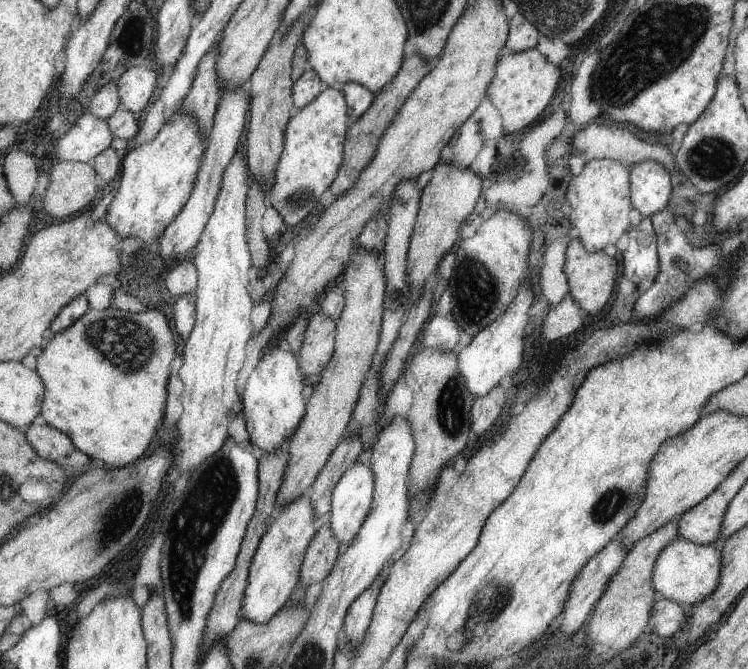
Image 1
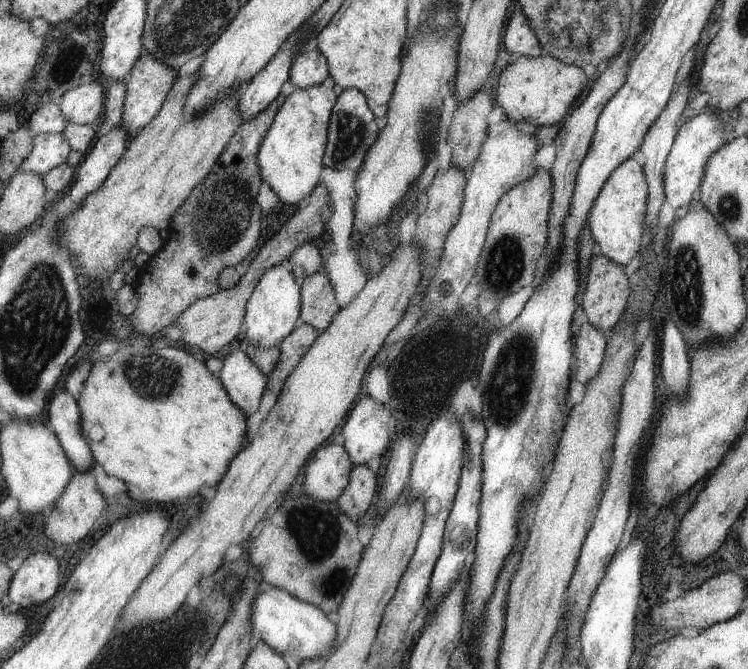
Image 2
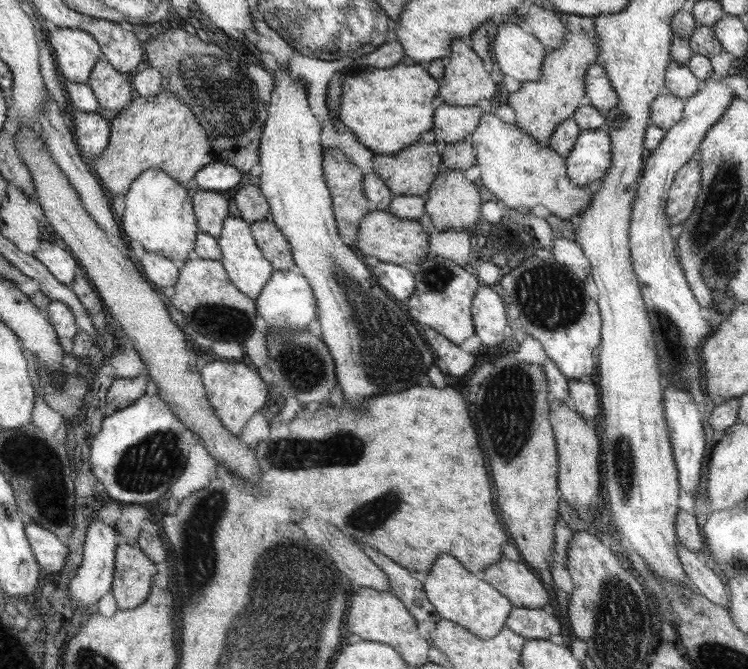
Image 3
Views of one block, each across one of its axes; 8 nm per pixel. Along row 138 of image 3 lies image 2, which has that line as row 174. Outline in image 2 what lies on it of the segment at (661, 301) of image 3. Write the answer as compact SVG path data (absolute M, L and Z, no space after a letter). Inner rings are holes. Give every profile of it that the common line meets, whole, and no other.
M710 111L699 113L680 125L663 169L665 201L673 209L688 208L693 203L695 199L693 192L700 189L704 181L705 167L709 158L728 142L721 134L722 128L718 113Z

